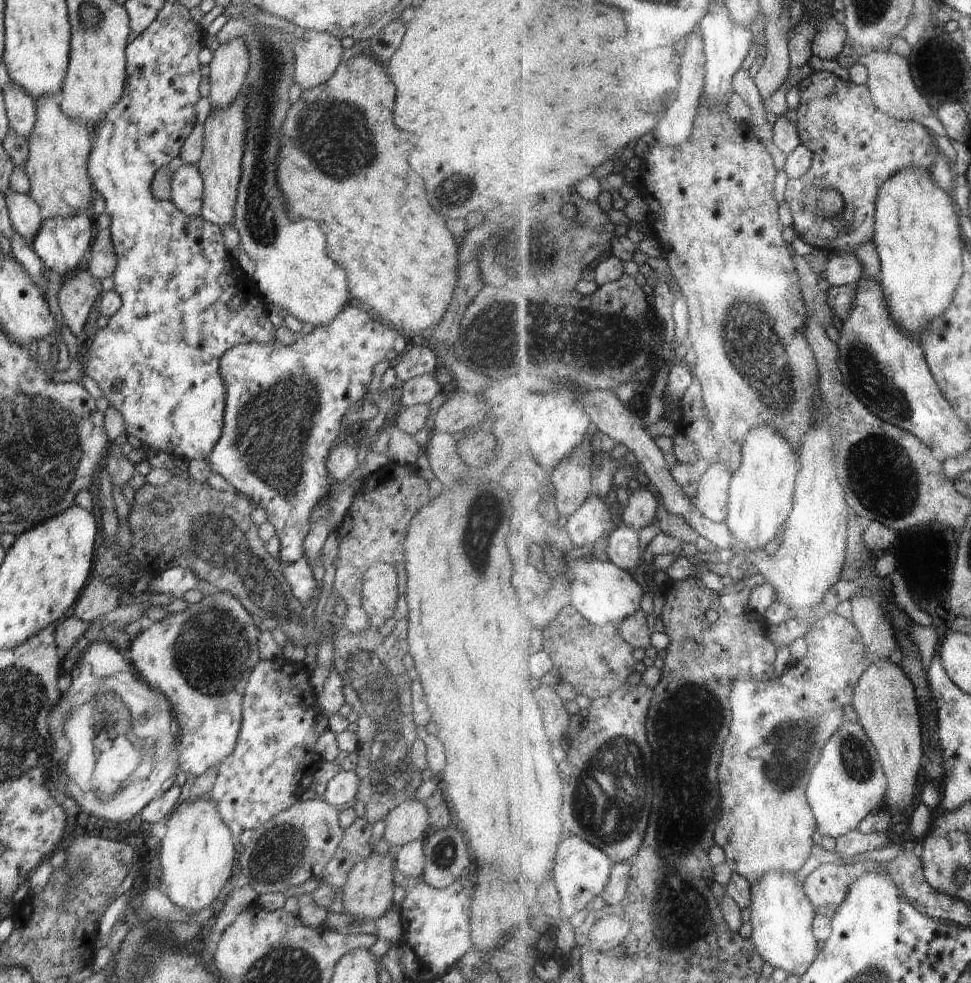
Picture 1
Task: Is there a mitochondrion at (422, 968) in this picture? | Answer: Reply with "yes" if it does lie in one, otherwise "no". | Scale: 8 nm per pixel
no

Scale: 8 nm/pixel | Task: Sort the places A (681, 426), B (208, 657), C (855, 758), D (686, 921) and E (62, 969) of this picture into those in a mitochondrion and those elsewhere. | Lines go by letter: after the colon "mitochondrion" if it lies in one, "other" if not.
A: other
B: mitochondrion
C: mitochondrion
D: mitochondrion
E: other

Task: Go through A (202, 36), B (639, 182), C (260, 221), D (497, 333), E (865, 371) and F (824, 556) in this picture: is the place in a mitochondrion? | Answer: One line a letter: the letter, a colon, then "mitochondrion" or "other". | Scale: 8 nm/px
A: other
B: other
C: mitochondrion
D: mitochondrion
E: mitochondrion
F: other

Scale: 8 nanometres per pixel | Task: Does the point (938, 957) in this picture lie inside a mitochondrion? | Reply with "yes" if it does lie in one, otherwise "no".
no

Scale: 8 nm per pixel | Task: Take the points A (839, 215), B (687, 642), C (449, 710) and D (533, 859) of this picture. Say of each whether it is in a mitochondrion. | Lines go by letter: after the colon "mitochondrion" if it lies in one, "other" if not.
A: other
B: other
C: other
D: other

